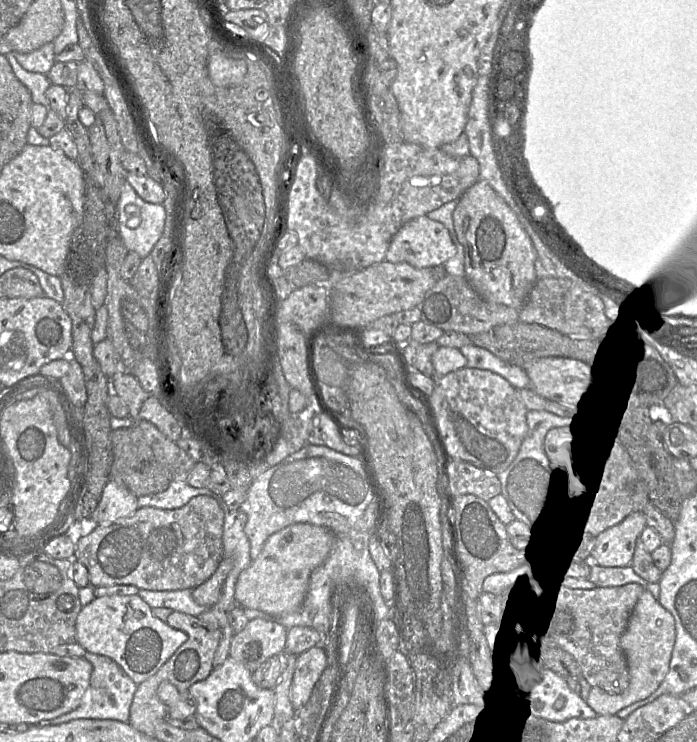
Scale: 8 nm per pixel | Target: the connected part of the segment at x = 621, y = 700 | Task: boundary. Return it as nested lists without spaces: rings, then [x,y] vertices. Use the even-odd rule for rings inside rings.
[[[644,589],[620,638],[620,646],[629,671],[629,685],[620,694],[609,694],[599,687],[592,687],[586,701],[587,705],[597,715],[616,715],[621,709],[650,696],[659,687],[669,671],[675,638],[673,615],[648,590]]]

